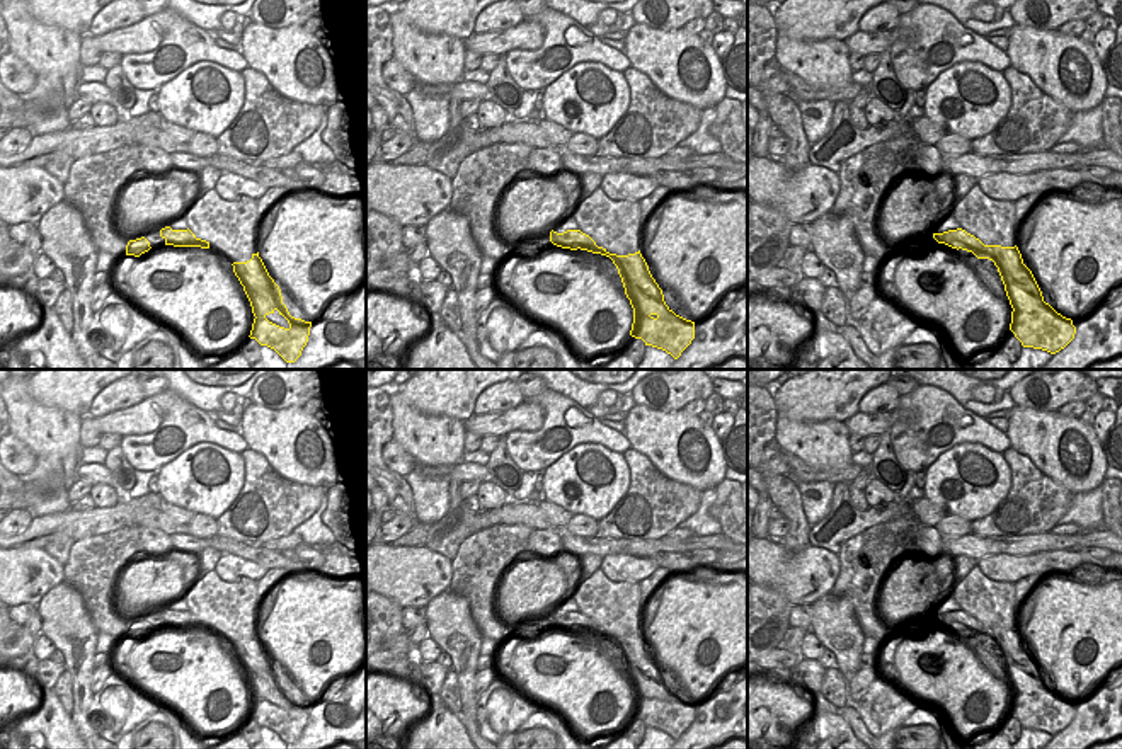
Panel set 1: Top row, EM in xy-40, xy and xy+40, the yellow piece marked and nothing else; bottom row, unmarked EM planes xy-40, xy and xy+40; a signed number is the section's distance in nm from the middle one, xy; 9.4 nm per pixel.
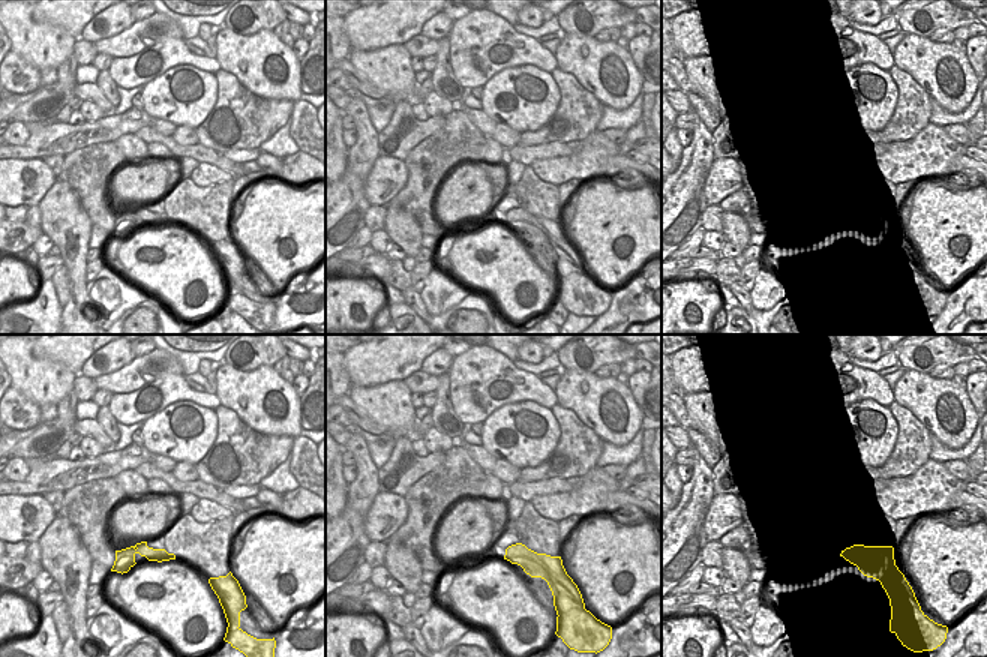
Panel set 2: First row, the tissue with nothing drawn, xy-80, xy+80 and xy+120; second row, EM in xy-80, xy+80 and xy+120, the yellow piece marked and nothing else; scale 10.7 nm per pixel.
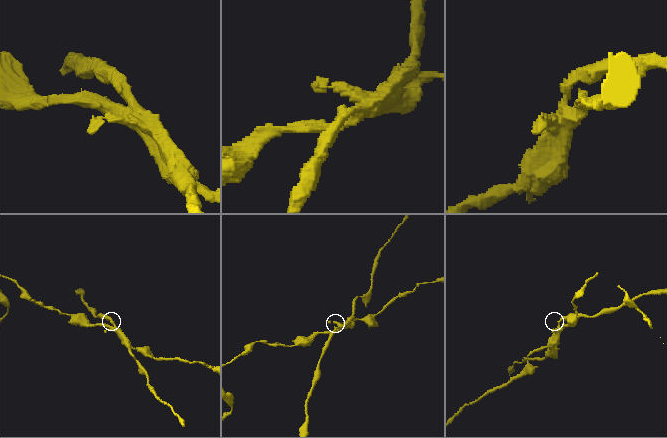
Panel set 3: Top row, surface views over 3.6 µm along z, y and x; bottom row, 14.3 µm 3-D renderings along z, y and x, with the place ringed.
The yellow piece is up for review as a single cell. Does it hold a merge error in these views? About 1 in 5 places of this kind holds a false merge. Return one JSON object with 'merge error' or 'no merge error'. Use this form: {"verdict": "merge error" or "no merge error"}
{"verdict": "merge error"}

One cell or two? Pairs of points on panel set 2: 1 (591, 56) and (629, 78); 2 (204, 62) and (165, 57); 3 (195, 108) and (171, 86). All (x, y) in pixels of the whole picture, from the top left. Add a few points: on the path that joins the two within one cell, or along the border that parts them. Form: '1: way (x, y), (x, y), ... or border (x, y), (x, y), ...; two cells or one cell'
1: way (600, 65), (612, 77), (620, 77); one cell
2: way (195, 60), (174, 57); one cell
3: way (189, 102), (177, 92); one cell

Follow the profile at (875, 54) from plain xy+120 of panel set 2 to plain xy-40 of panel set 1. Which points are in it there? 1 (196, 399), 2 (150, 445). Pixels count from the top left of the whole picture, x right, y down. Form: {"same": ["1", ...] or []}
{"same": ["2"]}

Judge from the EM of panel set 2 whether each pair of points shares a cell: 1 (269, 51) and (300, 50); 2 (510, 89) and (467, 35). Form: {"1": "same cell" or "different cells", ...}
{"1": "different cells", "2": "different cells"}

